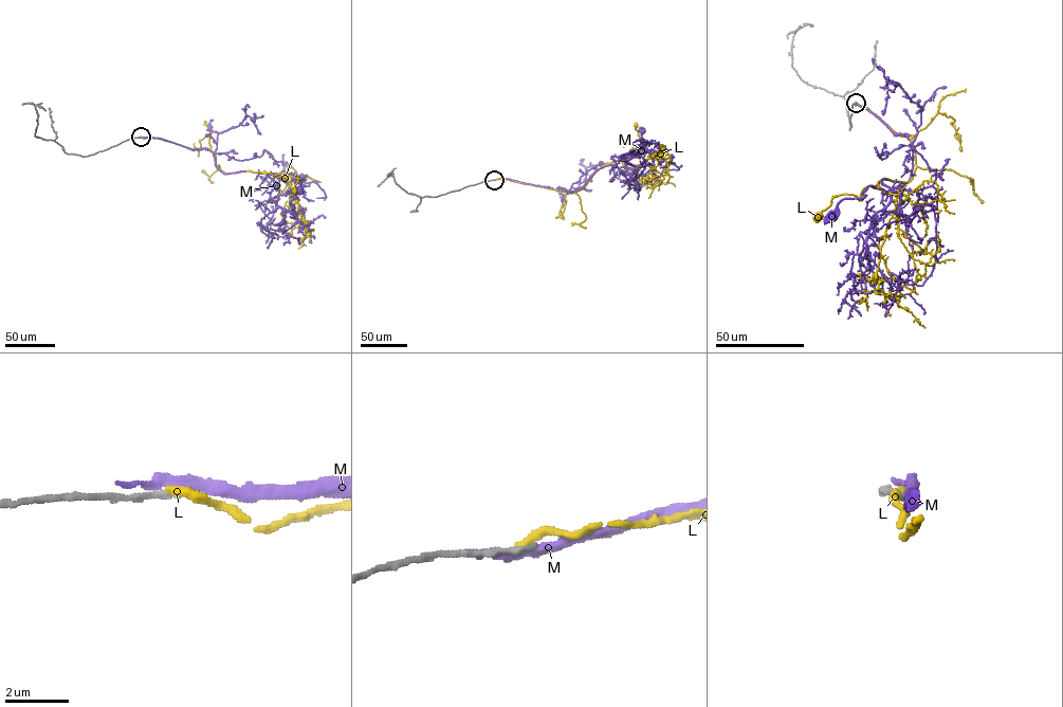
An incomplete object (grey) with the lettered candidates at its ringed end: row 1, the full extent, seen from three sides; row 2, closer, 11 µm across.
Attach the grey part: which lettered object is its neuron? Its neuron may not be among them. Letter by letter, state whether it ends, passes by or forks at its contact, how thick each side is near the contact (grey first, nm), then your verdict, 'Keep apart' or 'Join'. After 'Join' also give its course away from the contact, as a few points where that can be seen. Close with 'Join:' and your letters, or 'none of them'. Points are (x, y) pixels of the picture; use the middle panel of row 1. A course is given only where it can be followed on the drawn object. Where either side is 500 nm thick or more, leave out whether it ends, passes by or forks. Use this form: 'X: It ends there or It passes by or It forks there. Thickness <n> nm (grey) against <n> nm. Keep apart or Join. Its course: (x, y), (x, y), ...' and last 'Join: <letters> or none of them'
L: It ends there. Thickness 220 nm (grey) against 300 nm. Keep apart
M: It passes by. Thickness 220 nm (grey) against 320 nm. Keep apart
Join: none of them

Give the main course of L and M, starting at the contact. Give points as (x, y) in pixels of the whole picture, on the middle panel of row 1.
L: (494, 180), (575, 193), (603, 165), (619, 161), (623, 165), (629, 150), (644, 145), (636, 125)
M: (494, 180), (579, 189), (604, 166), (626, 171), (625, 158), (646, 145), (642, 130)

